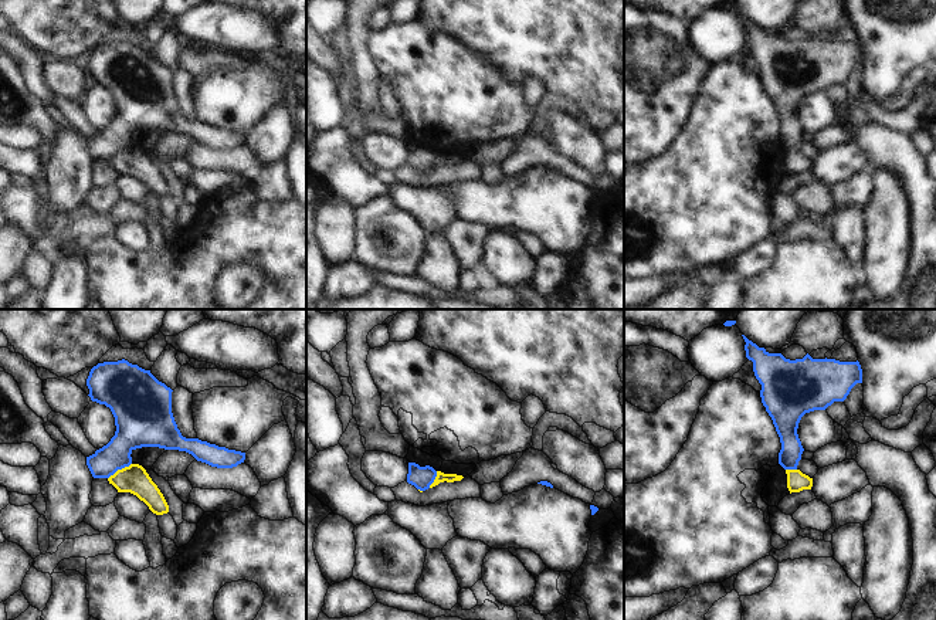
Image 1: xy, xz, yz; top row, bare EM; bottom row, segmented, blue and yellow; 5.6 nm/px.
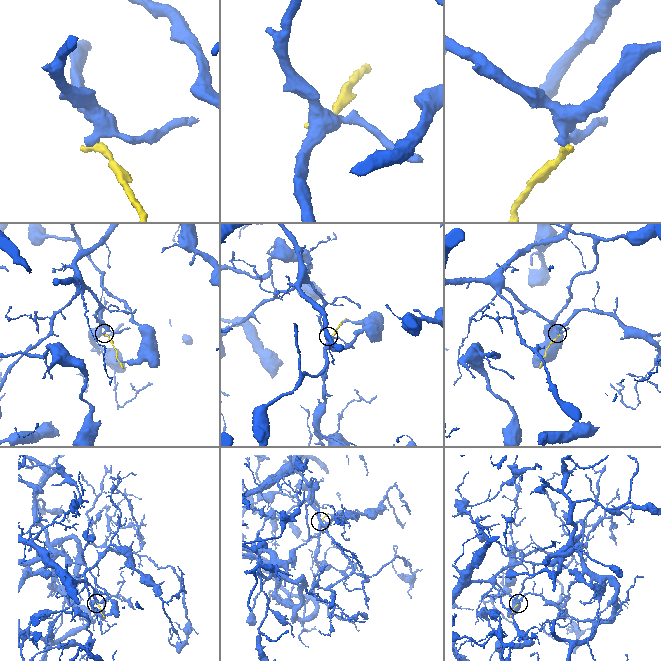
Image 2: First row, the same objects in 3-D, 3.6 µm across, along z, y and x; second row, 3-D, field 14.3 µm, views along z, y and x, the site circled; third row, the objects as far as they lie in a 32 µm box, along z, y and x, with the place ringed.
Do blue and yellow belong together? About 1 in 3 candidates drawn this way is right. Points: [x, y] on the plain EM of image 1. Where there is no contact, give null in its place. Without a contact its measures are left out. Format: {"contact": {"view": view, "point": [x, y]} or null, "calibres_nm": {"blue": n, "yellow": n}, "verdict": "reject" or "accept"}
{"contact": {"view": "xy", "point": [119, 151]}, "calibres_nm": {"blue": 220, "yellow": 160}, "verdict": "reject"}

